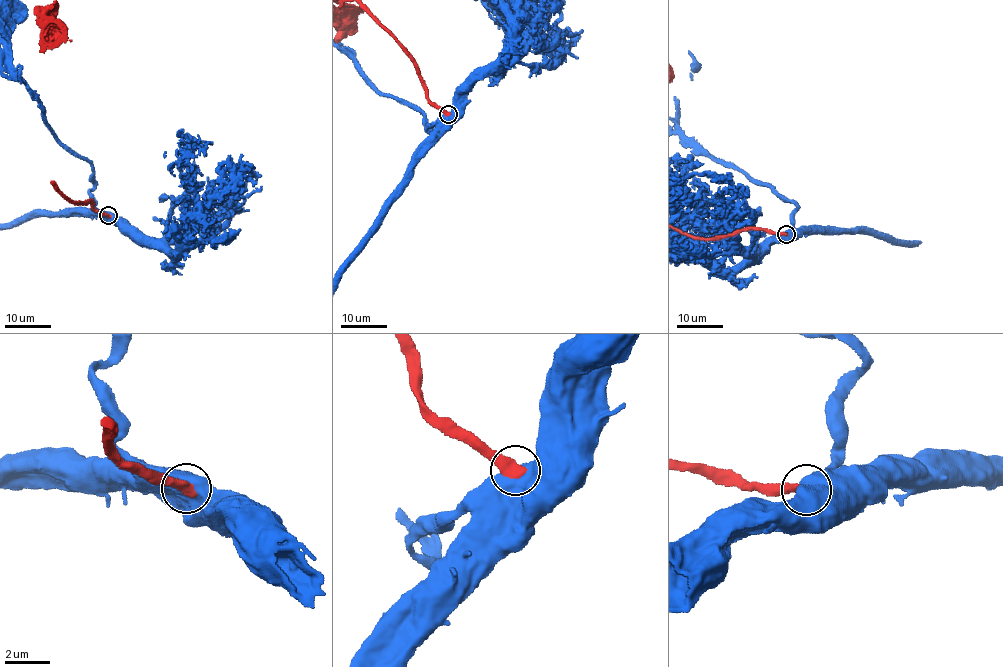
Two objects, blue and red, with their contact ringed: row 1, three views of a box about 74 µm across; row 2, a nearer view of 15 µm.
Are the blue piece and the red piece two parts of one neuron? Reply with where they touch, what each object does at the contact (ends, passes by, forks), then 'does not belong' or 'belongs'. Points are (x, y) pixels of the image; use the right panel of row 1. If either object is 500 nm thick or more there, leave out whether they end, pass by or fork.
place (786, 234); does not belong

